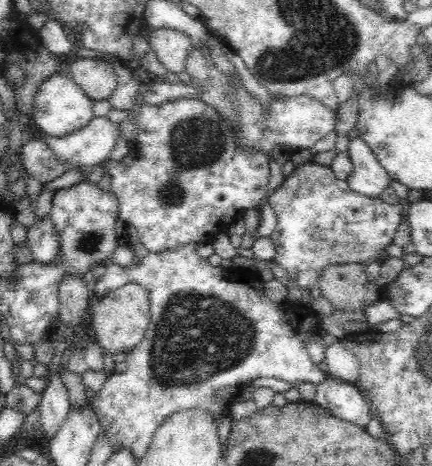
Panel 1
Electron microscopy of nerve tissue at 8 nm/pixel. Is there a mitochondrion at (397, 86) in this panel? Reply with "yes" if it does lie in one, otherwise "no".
no

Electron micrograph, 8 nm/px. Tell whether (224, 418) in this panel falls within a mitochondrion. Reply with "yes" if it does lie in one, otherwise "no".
no

